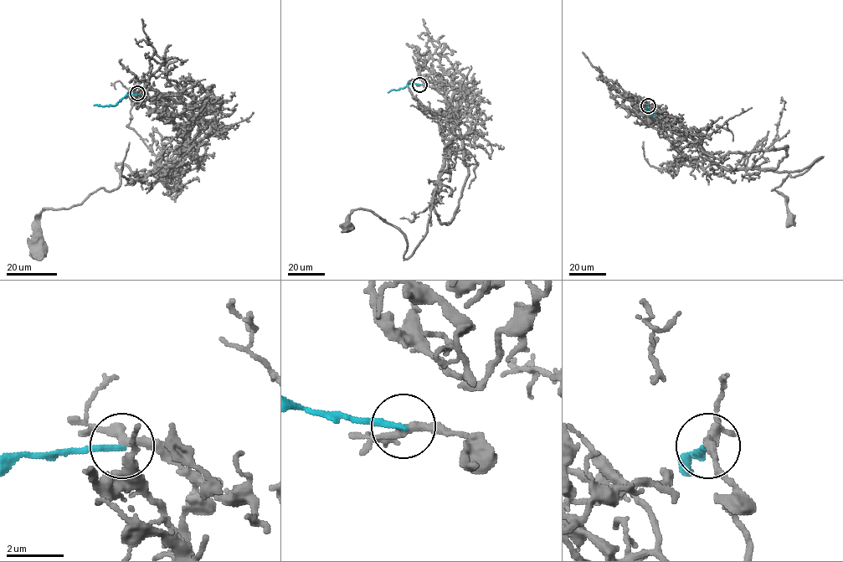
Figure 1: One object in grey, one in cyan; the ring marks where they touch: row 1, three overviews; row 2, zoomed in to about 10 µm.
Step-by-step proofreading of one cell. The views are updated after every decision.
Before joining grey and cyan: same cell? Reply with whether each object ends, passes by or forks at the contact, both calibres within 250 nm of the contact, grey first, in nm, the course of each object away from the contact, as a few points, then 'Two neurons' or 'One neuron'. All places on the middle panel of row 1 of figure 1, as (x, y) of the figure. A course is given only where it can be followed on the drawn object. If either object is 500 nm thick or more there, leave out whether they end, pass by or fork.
At the ring grey passes by. At the ring cyan ends. Thickness 320 nm (grey) against 200 nm. Course of grey: (419, 85), (444, 98), (453, 128), (427, 232), (405, 259), (405, 236), (370, 210), (356, 208), (347, 226). Course of cyan: (419, 85), (410, 83), (388, 92). Two neurons

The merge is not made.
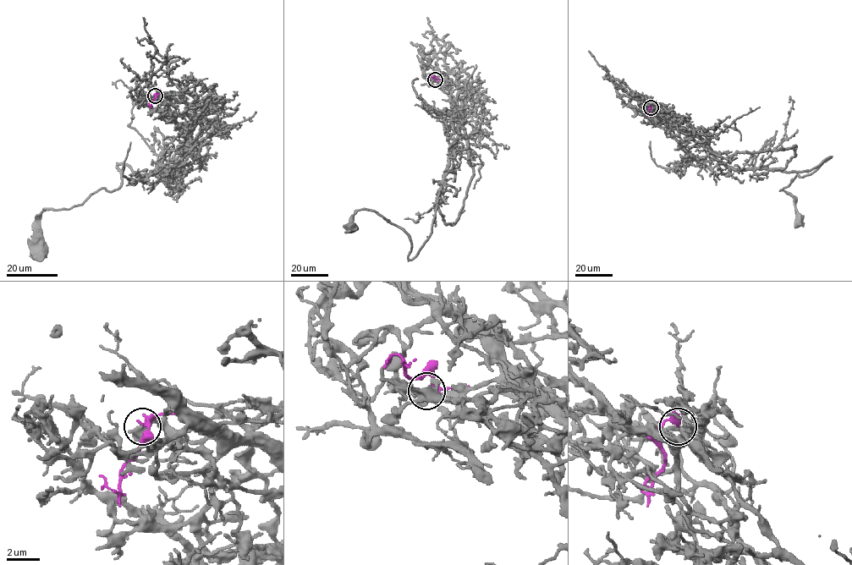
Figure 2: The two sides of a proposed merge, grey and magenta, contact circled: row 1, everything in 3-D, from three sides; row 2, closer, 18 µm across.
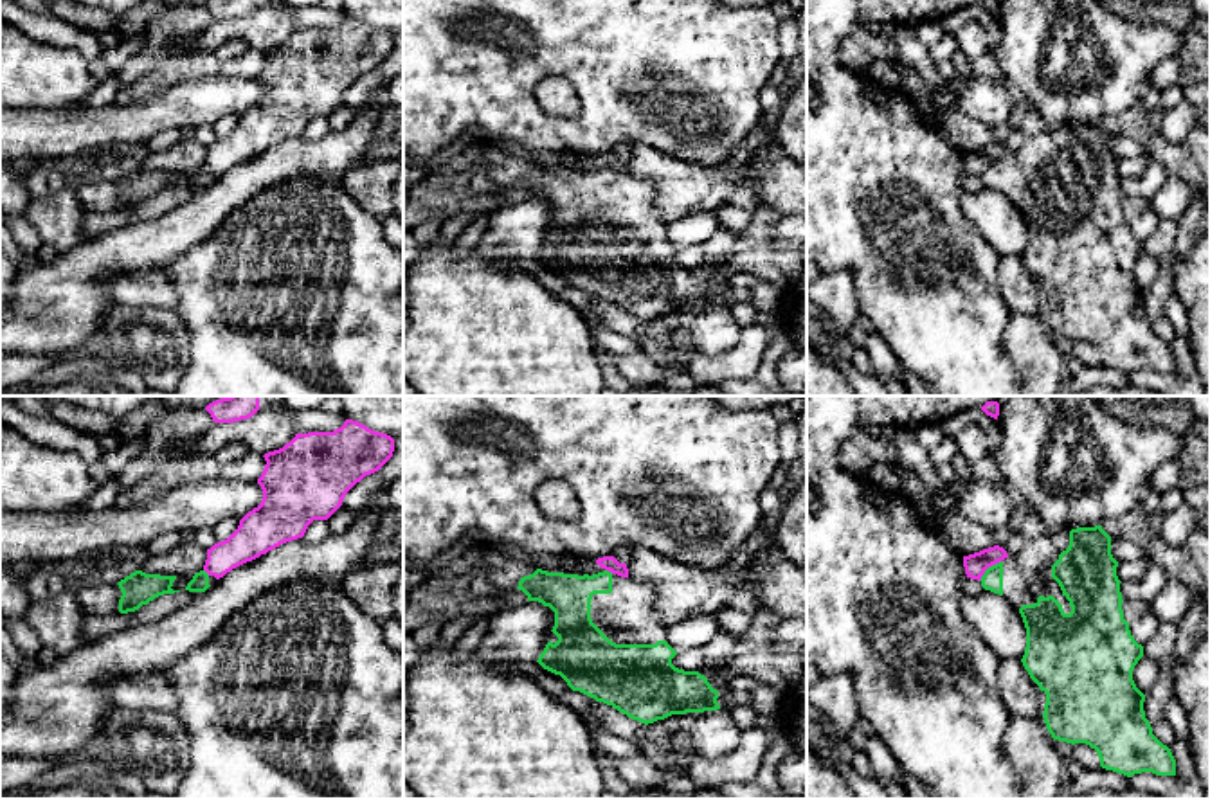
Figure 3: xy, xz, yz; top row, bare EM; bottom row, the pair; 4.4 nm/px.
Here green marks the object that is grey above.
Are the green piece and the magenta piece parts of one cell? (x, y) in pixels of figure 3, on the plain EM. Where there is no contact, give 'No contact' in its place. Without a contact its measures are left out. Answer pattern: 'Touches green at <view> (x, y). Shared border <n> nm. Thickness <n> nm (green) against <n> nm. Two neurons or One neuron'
Touches green at yz (989, 164). Shared border 140 nm. Thickness 100 nm (green) against 100 nm. Two neurons

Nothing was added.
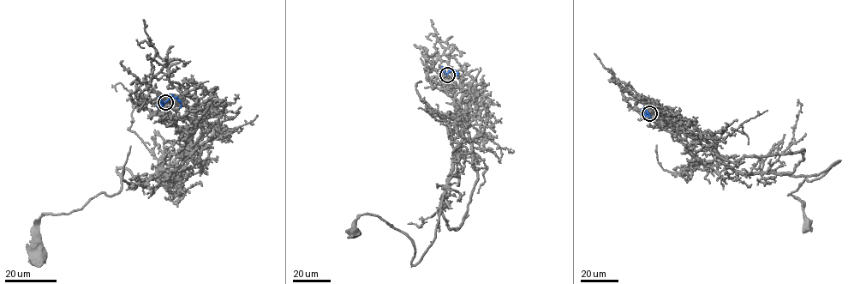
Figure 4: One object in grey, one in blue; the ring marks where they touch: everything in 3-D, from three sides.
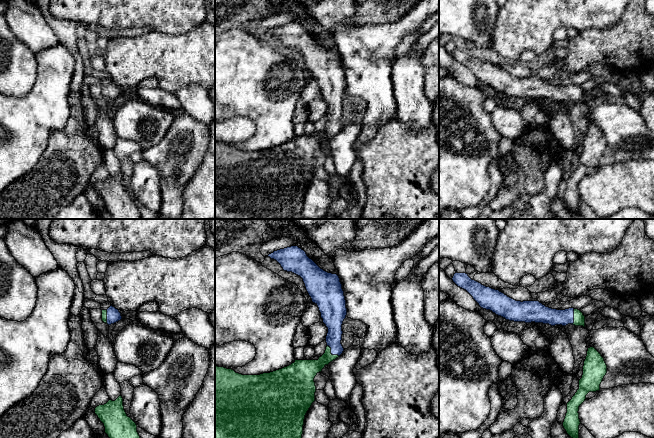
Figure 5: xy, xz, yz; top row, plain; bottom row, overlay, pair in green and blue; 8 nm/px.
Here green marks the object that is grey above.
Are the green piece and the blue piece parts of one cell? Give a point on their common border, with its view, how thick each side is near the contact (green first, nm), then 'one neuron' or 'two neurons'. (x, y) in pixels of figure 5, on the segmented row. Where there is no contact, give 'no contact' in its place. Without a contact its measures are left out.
xz (330, 353) | 180/140 nm | one neuron

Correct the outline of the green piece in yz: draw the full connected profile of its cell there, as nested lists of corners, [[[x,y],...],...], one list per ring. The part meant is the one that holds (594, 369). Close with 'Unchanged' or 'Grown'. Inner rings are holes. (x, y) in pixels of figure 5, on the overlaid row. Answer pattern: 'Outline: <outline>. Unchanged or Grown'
Outline: [[[590,347],[584,361],[583,375],[579,380],[579,389],[567,403],[567,413],[563,427],[571,438],[579,438],[579,406],[585,401],[589,392],[600,390],[600,384],[607,373],[607,365],[601,354]]]. Unchanged

